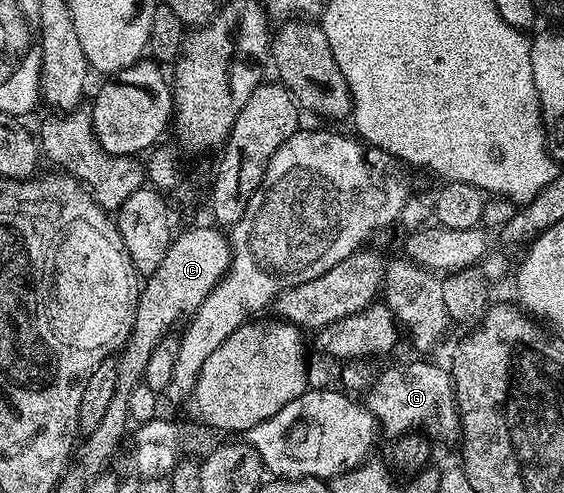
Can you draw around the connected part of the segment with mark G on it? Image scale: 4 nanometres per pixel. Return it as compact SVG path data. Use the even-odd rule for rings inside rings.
M418 358L415 364L406 364L403 368L388 368L384 372L379 371L373 384L365 393L364 405L378 421L381 431L397 438L403 433L421 429L426 436L438 440L457 441L462 434L462 423L458 417L458 407L454 397L454 379L445 367L438 364L425 364L425 359Z

